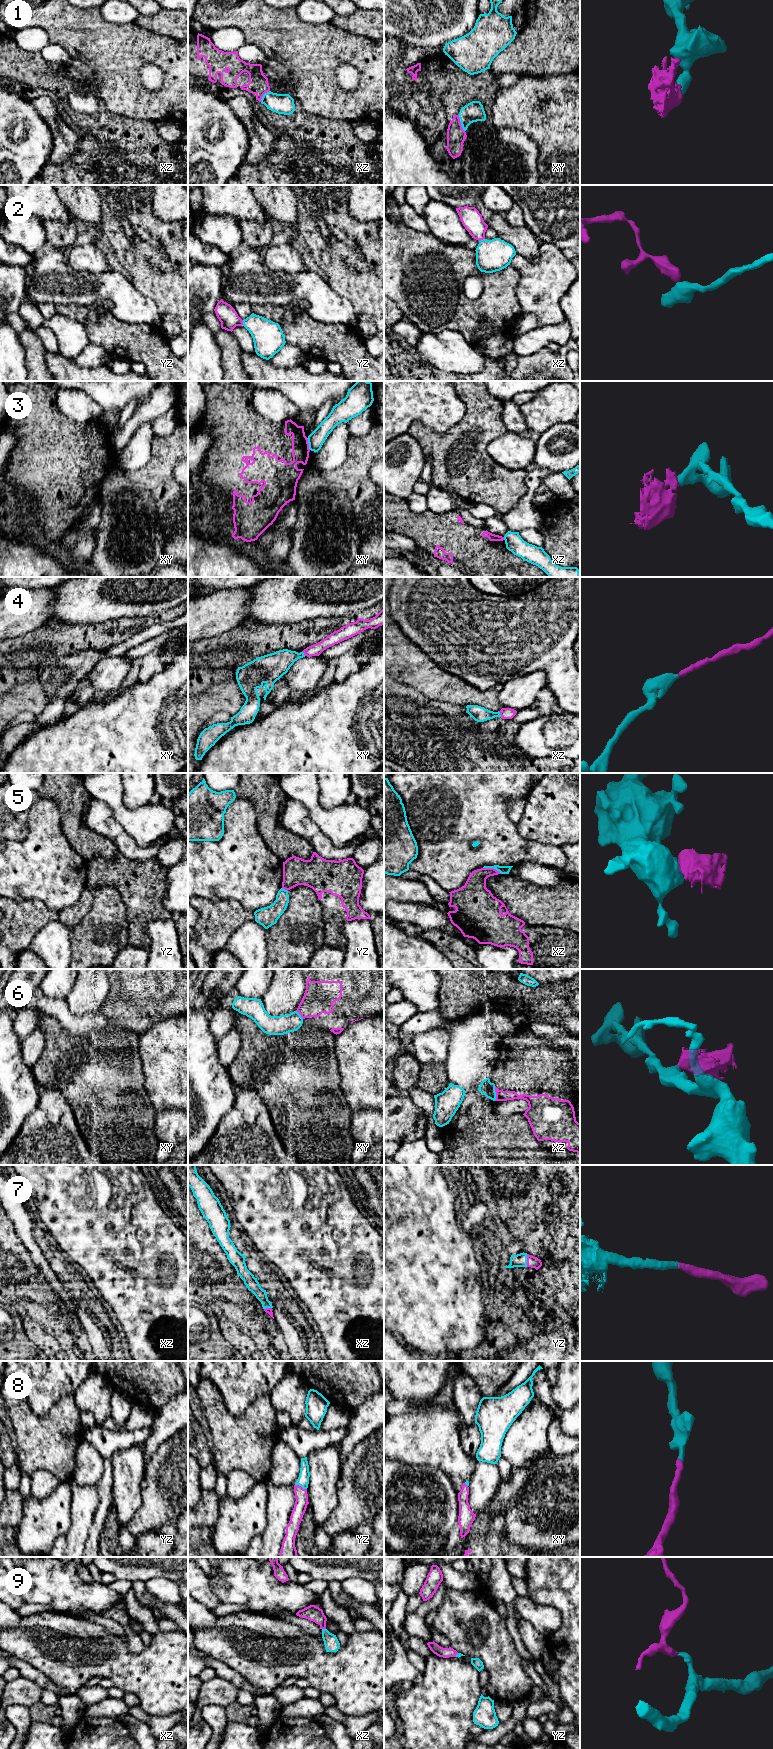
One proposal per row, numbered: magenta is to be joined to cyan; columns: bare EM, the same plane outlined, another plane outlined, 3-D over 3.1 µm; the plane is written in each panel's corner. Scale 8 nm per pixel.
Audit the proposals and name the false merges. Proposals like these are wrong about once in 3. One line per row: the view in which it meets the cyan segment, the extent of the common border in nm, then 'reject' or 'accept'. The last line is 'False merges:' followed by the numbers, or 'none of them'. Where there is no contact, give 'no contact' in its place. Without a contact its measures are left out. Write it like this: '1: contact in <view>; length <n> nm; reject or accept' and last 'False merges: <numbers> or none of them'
1: contact in xy; length 150 nm; reject
2: contact in xz; length 50 nm; accept
3: contact in xy; length 100 nm; reject
4: contact in xz; length 50 nm; accept
5: contact in xz; length 160 nm; reject
6: contact in xz; length 120 nm; reject
7: contact in yz; length 100 nm; accept
8: contact in yz; length 100 nm; accept
9: contact in xz; length 30 nm; accept
False merges: 1, 3, 5, 6

